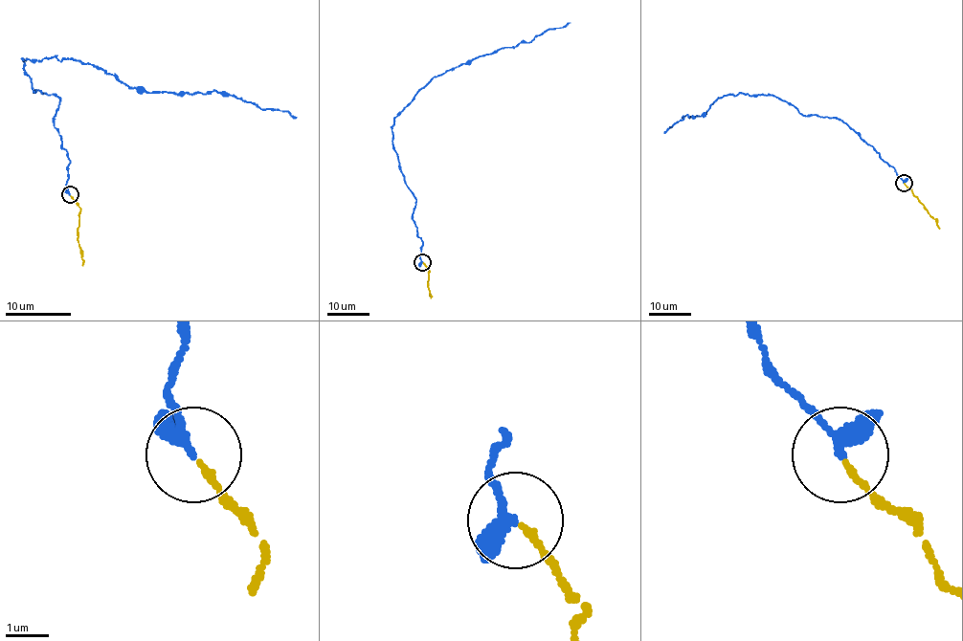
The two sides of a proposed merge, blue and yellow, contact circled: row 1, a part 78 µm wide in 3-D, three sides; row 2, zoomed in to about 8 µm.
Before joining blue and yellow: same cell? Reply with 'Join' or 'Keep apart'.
Join

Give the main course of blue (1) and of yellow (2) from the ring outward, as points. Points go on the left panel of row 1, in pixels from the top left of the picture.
1: (69, 194), (59, 98), (32, 88), (25, 58), (74, 58), (149, 93), (217, 92), (296, 118)
2: (71, 196), (80, 209), (78, 234), (82, 266)

